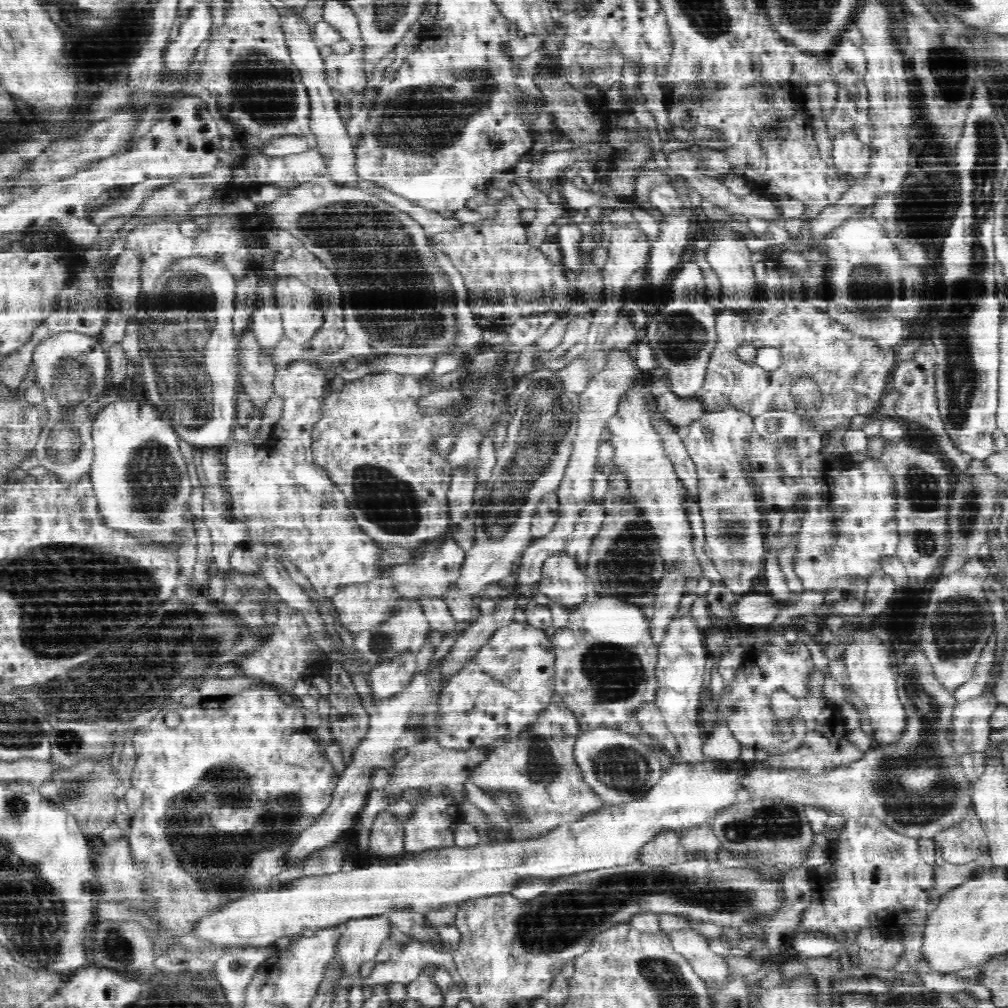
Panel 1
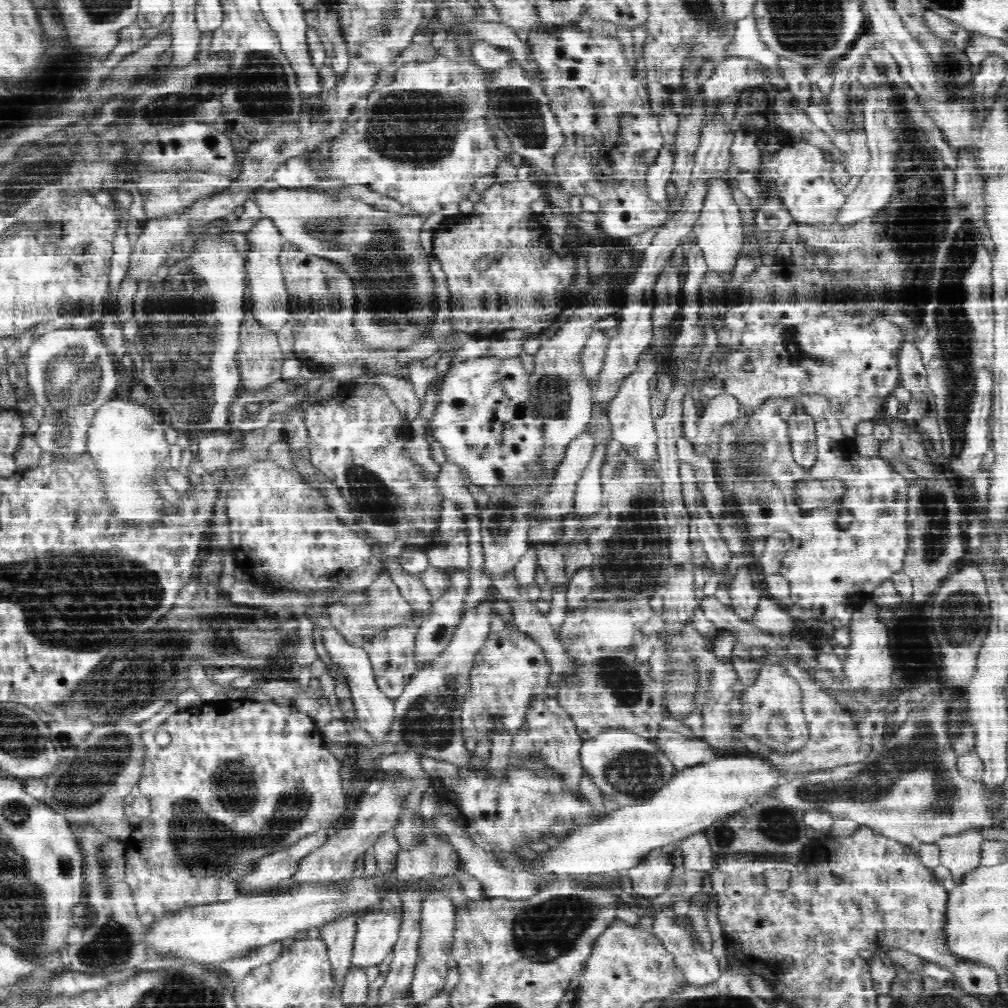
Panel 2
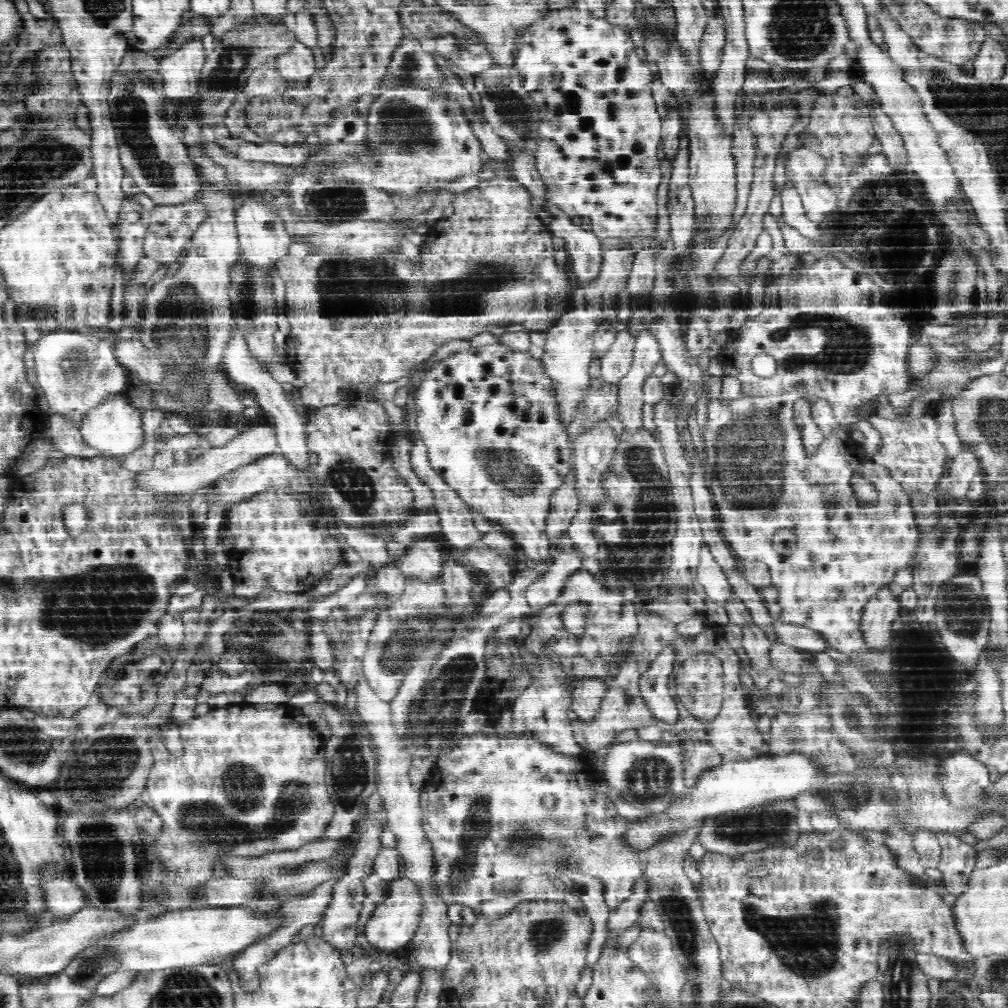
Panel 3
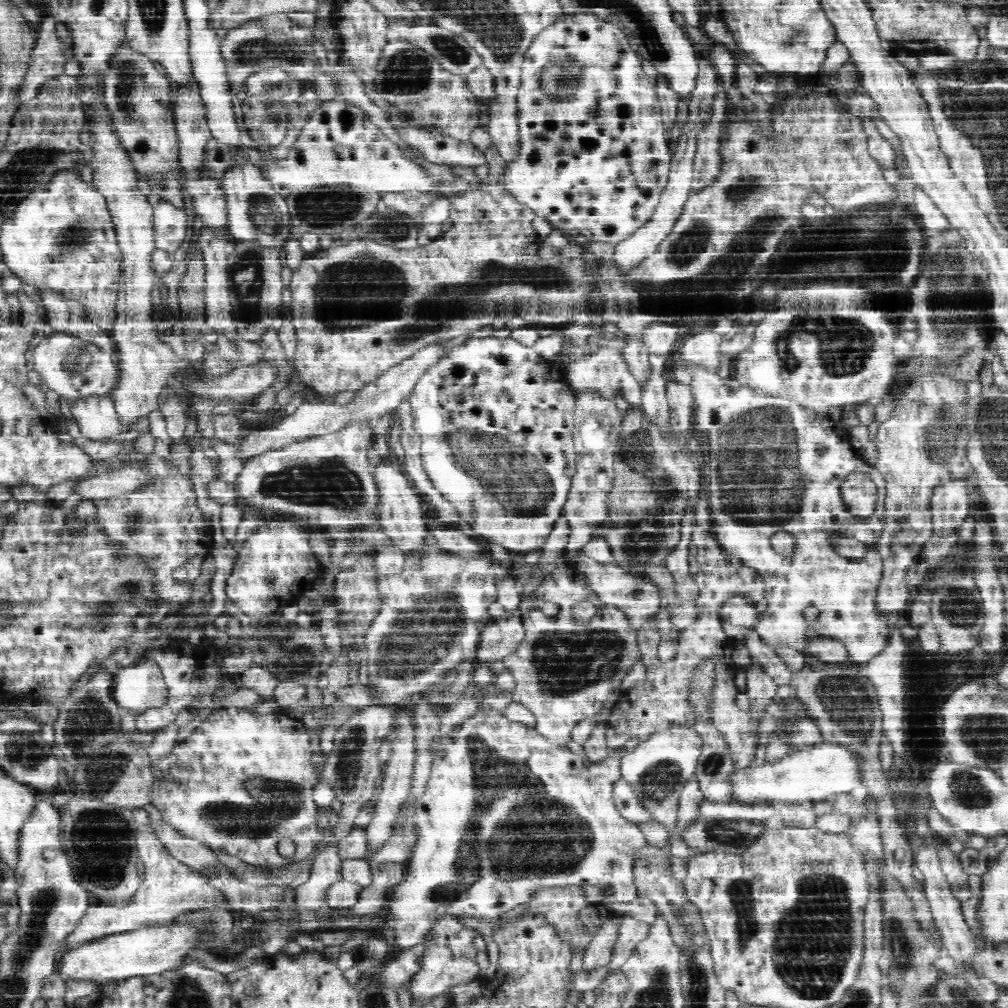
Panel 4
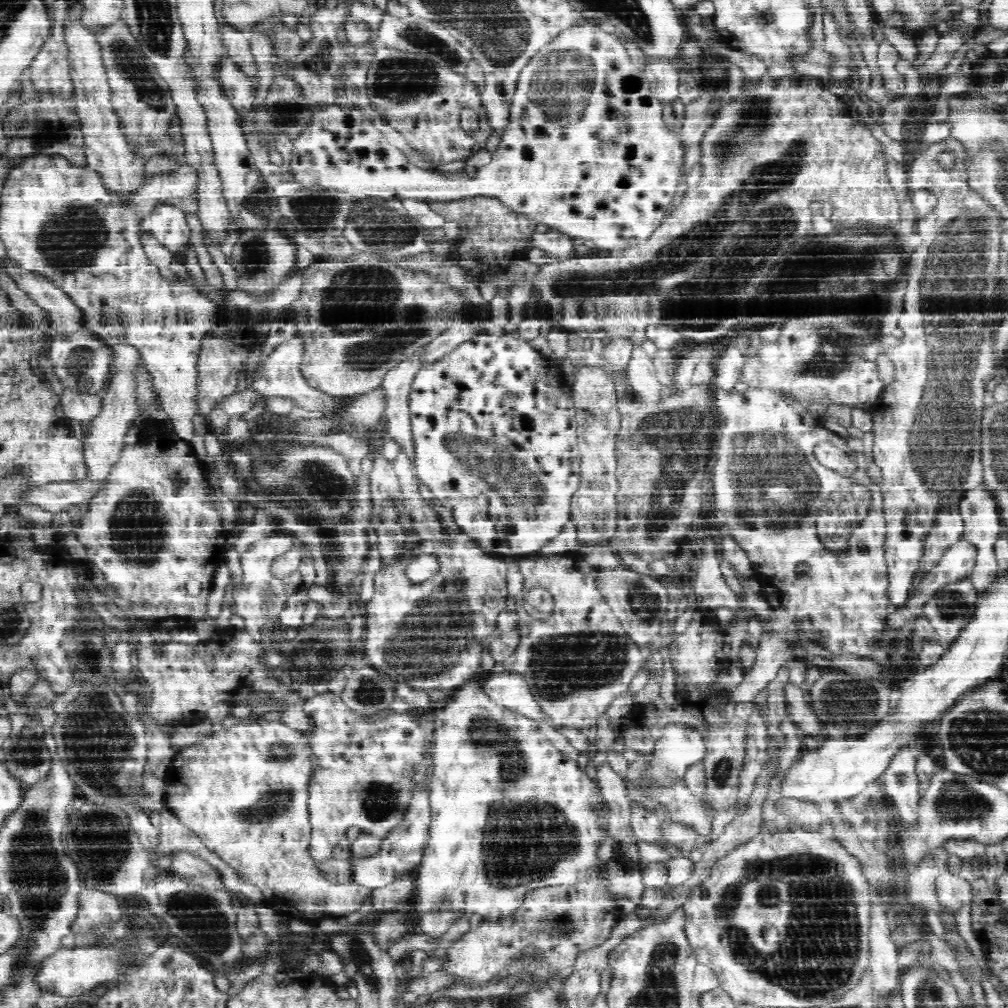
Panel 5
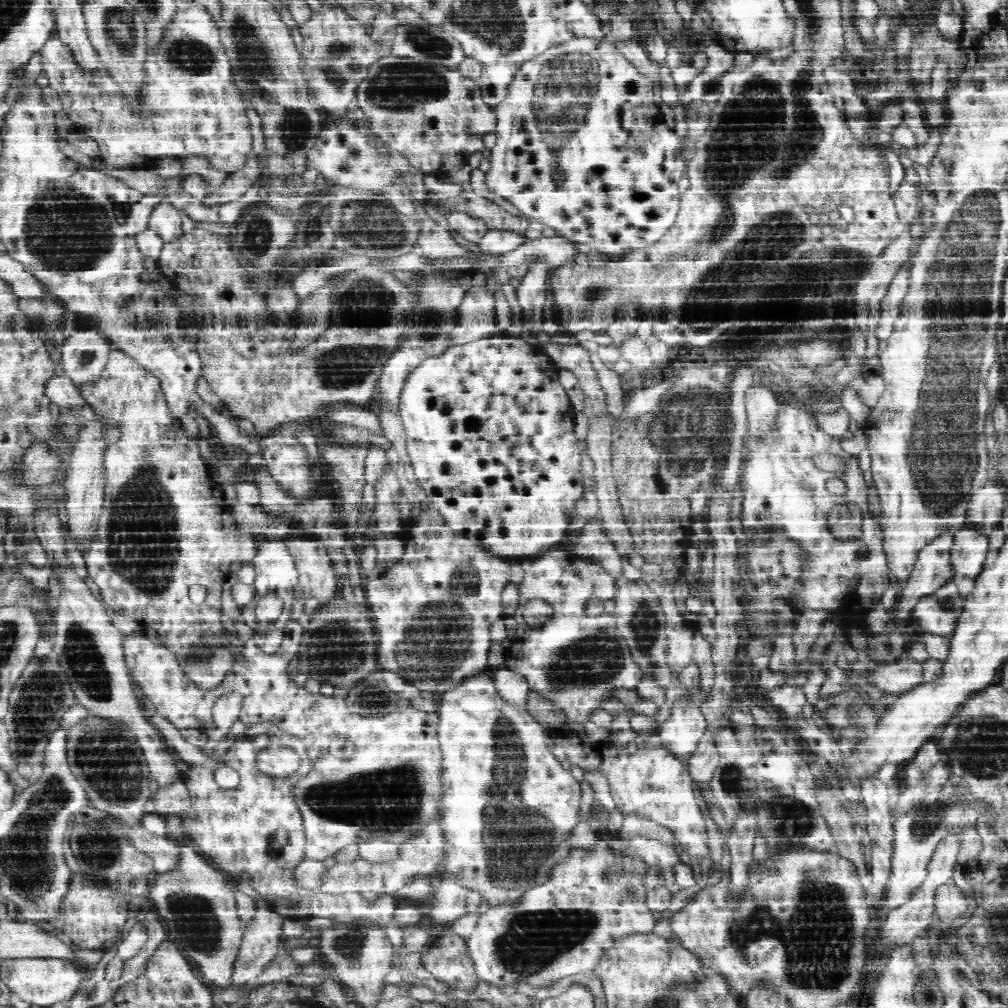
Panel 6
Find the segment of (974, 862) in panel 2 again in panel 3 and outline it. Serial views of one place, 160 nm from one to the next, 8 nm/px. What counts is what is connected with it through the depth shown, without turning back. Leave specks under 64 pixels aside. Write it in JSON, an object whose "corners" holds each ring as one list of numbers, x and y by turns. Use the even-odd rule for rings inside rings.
{"corners":[[936,834,941,846,941,861,937,868,943,873,943,889,955,896,966,887,969,874,975,869,978,850,958,834]]}

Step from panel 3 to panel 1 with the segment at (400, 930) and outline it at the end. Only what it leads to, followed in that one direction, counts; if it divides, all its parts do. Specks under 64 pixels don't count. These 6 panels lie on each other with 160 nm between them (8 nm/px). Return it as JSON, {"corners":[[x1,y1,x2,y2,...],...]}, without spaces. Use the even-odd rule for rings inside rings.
{"corners":[[365,917,347,921,332,960,332,966,336,967,338,975,344,976,345,982,359,976,362,964,374,960,379,949,388,942,389,926,388,918,384,917]]}

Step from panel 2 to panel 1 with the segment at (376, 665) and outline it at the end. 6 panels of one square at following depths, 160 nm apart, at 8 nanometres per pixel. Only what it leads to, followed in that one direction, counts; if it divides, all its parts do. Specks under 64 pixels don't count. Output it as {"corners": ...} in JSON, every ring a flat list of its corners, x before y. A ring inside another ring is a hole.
{"corners":[[400,655,389,663,380,663,366,672,370,696,377,701,394,699,402,694,416,675,416,657]]}

